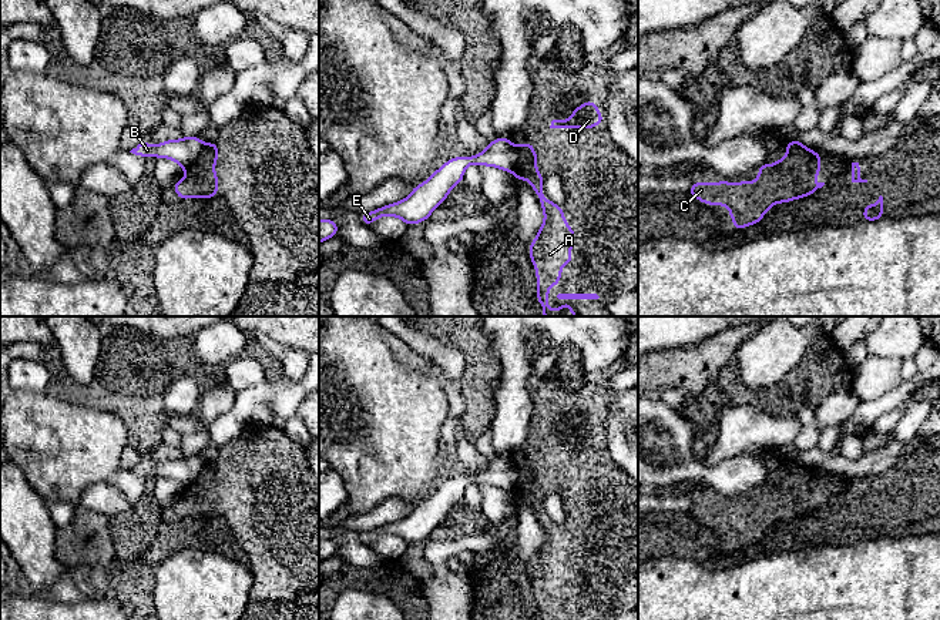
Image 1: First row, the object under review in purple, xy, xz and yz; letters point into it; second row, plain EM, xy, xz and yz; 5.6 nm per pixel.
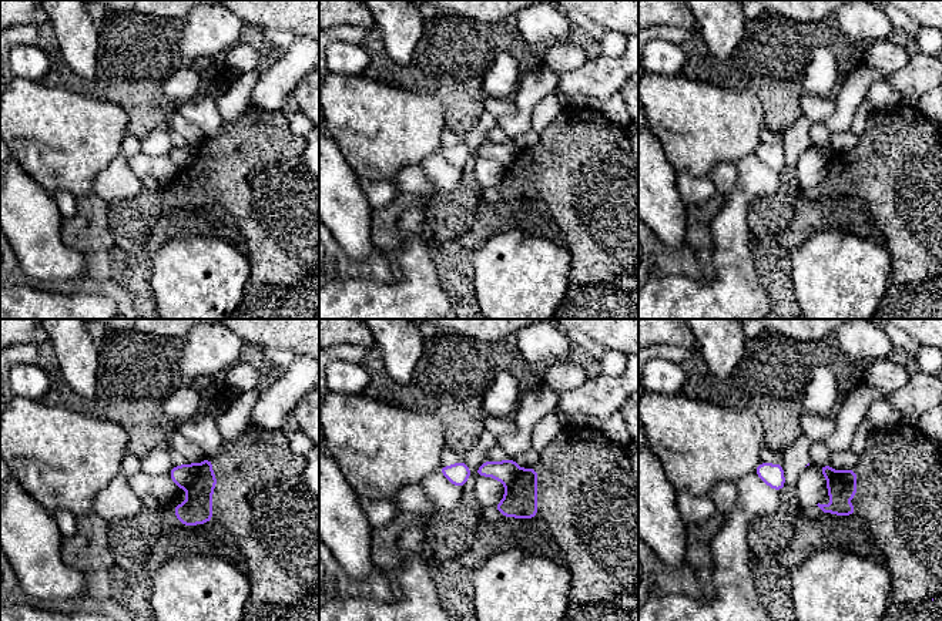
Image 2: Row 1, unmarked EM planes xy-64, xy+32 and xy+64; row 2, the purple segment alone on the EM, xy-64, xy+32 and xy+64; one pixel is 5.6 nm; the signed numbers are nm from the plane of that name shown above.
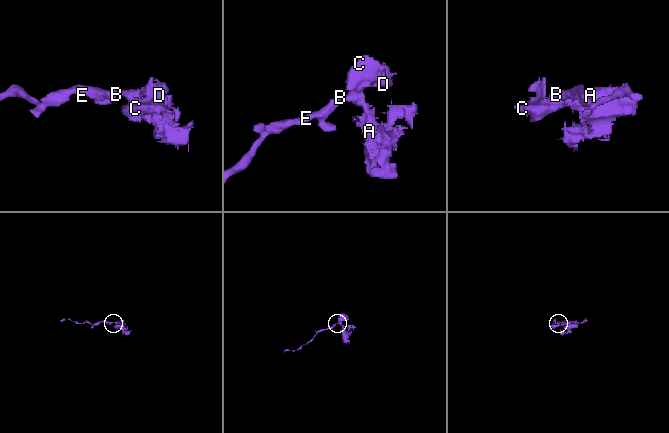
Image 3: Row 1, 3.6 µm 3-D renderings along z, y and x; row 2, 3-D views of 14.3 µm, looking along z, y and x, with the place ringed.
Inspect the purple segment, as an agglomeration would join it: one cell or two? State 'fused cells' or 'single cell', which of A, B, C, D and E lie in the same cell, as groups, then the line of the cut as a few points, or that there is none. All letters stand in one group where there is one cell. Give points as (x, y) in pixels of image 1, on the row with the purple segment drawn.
fused cells | A C D / B E | xy (204, 144), (200, 154), (184, 168)

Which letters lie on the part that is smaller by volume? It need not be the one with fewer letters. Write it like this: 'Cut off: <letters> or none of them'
Cut off: B, E

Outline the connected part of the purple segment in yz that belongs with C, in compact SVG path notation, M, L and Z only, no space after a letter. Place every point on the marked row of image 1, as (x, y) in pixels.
M786 141L786 158L769 160L758 168L758 181L742 182L692 182L689 191L695 200L709 205L728 205L733 231L758 224L766 211L778 202L789 202L812 195L825 182L810 182L820 175L820 153L808 148L796 150Z

